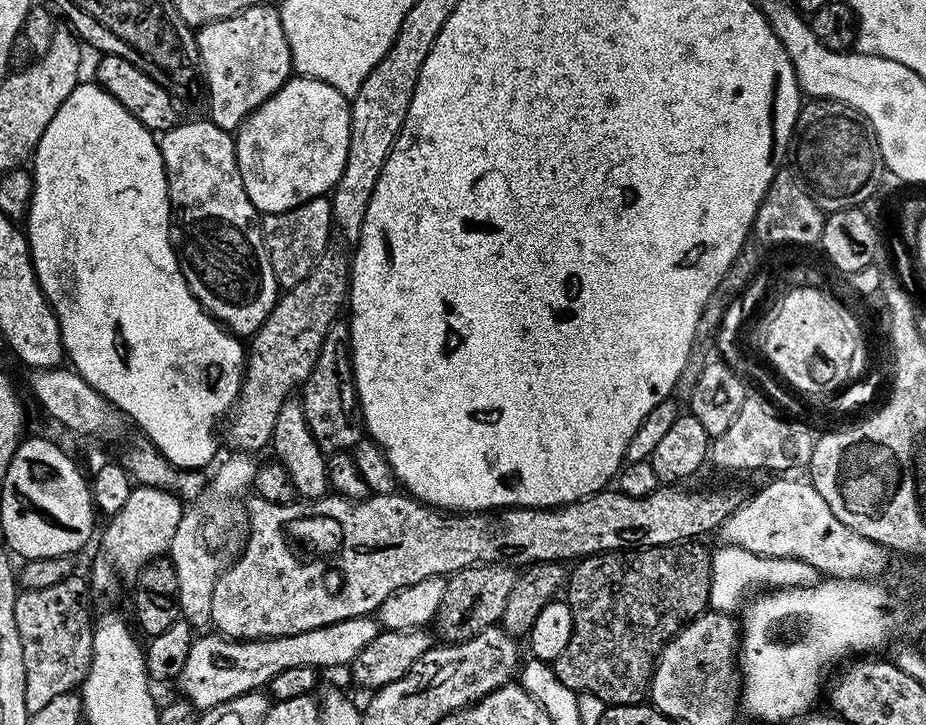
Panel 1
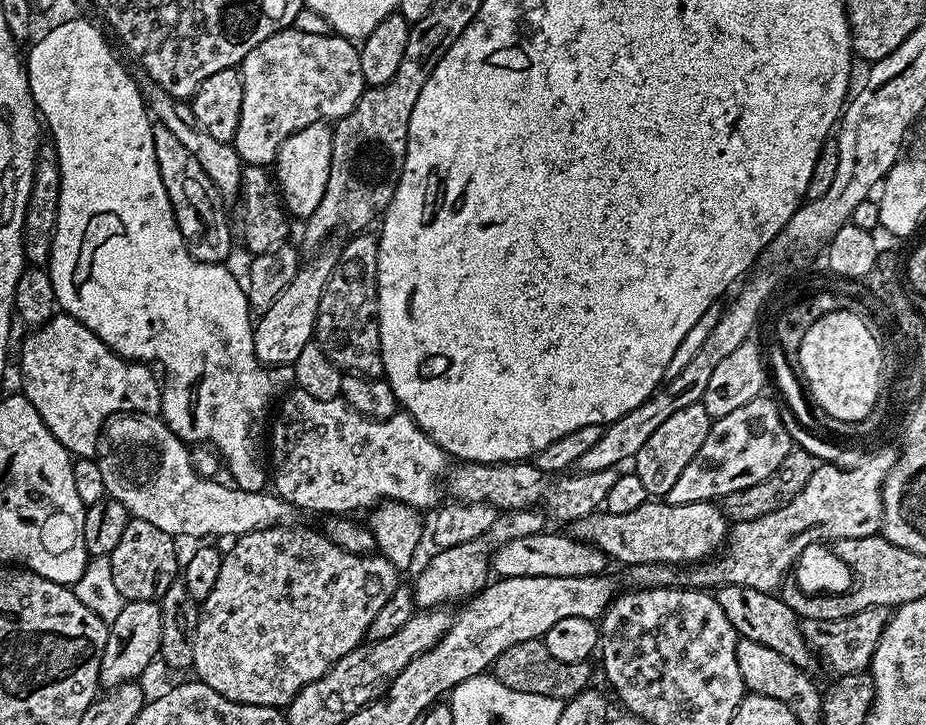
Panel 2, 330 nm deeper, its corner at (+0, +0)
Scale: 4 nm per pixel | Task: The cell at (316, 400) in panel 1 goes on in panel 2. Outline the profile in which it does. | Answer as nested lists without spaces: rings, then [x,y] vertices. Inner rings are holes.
[[[365,230],[359,234],[352,234],[347,237],[348,241],[344,244],[344,249],[341,247],[338,252],[338,259],[334,270],[330,274],[330,278],[326,282],[326,290],[322,290],[322,302],[318,302],[318,318],[316,319],[316,335],[315,343],[319,344],[320,351],[324,352],[330,358],[333,366],[343,370],[348,374],[359,374],[362,376],[371,376],[380,378],[384,376],[384,363],[382,362],[382,354],[380,353],[380,319],[378,318],[378,246],[379,239],[375,235],[371,236],[371,231]]]

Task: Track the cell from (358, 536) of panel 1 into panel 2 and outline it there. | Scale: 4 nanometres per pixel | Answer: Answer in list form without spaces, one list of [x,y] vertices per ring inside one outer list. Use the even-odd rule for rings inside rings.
[[[291,523],[275,524],[272,528],[259,528],[239,537],[233,543],[236,545],[229,552],[223,553],[224,561],[218,570],[218,582],[214,582],[214,590],[210,590],[210,594],[202,601],[202,607],[199,609],[200,620],[197,622],[196,632],[193,634],[194,658],[191,671],[201,684],[218,690],[218,694],[239,704],[257,704],[283,709],[305,686],[322,678],[322,674],[329,672],[343,656],[350,654],[350,650],[365,643],[370,622],[374,622],[378,610],[382,610],[386,606],[386,602],[398,587],[397,570],[381,554],[363,556],[352,554],[334,546],[334,542],[330,542],[324,537],[323,531],[316,530],[315,532],[312,528],[292,527]]]

